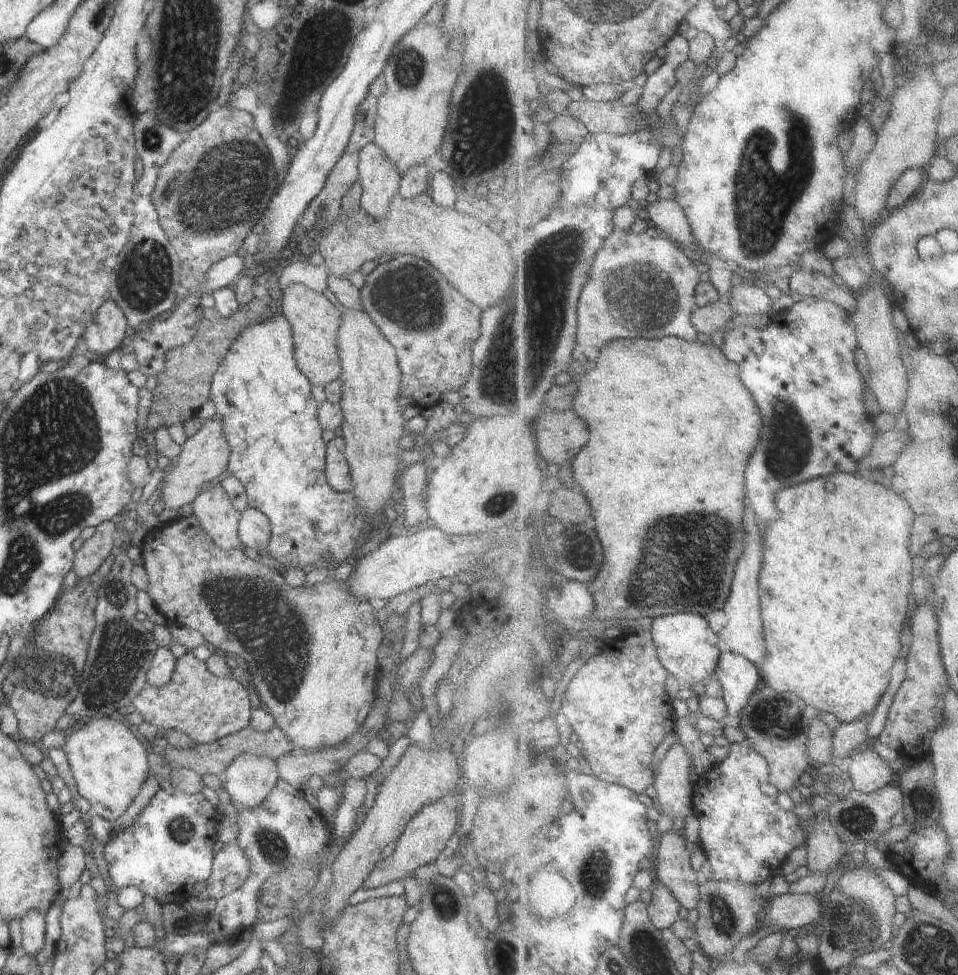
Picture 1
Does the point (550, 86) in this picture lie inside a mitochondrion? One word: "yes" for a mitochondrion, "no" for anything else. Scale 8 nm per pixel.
no

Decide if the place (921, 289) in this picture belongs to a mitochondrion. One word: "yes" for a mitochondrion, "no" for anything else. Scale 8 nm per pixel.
no

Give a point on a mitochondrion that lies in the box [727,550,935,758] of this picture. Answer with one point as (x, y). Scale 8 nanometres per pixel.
(777, 714)

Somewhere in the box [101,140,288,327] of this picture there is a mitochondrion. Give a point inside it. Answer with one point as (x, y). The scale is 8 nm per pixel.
(146, 277)

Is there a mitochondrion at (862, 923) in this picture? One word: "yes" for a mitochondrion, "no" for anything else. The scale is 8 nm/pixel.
yes

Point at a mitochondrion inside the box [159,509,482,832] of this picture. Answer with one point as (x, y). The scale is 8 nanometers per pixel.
(230, 606)

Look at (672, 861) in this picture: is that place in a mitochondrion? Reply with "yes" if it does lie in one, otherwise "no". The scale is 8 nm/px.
no

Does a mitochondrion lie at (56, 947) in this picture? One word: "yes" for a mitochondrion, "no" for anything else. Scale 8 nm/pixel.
no

